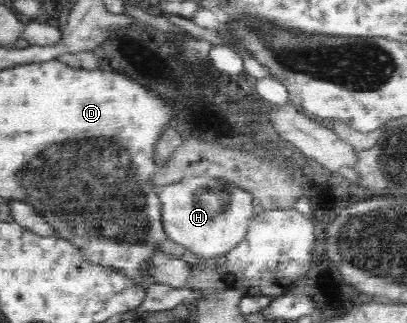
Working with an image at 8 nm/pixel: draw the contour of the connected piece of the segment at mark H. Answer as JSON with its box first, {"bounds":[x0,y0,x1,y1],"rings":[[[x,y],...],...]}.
{"bounds":[157,175,255,258],"rings":[[[193,175],[183,177],[175,184],[164,185],[157,191],[161,198],[166,236],[199,258],[221,257],[245,240],[255,210],[252,195],[239,185],[205,175]]]}

